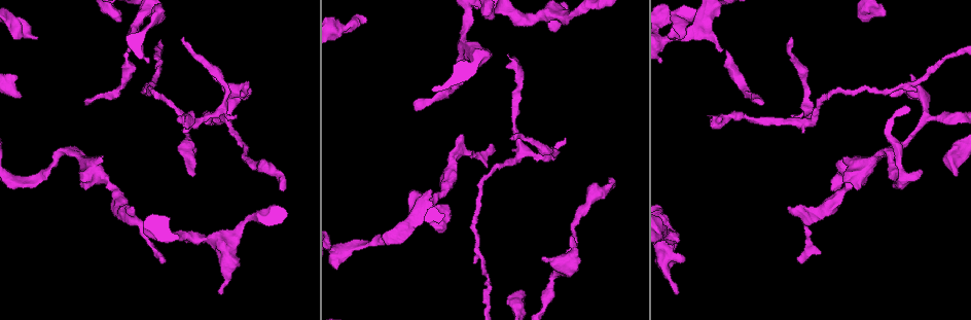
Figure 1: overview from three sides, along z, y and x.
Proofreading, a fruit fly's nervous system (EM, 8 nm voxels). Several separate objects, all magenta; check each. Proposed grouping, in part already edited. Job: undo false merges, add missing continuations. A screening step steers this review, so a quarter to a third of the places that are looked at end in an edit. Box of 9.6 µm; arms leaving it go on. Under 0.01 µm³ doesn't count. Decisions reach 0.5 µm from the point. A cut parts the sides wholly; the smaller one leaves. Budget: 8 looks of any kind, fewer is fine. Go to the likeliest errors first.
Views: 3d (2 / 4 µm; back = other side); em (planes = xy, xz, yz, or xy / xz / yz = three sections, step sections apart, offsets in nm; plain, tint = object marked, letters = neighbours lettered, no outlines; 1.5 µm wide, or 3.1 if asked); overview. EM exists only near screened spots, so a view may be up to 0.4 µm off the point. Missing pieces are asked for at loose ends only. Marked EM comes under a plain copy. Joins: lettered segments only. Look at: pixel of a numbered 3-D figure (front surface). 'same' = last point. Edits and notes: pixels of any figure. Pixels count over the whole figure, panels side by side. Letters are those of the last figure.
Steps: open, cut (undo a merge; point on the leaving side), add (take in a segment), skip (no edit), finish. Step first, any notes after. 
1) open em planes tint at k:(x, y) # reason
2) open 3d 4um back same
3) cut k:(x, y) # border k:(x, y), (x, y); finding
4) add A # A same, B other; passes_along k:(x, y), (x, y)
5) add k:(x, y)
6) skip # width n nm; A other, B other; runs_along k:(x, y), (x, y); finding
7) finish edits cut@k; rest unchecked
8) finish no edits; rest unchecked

open em planes letters at 1:(366, 18) # branch stops here

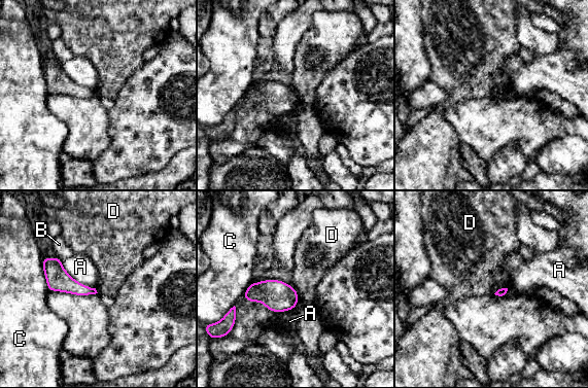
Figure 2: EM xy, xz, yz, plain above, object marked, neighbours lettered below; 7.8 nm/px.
skip # A other, B other, C other, D other; border 2:(507, 287), (502, 287), (493, 293); none of them fits

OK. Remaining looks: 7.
open 3d 2um at 1:(677, 293) # free end

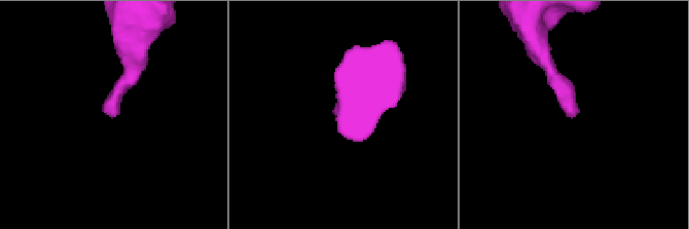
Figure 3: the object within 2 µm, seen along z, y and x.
open em planes tint at 3:(572, 114)

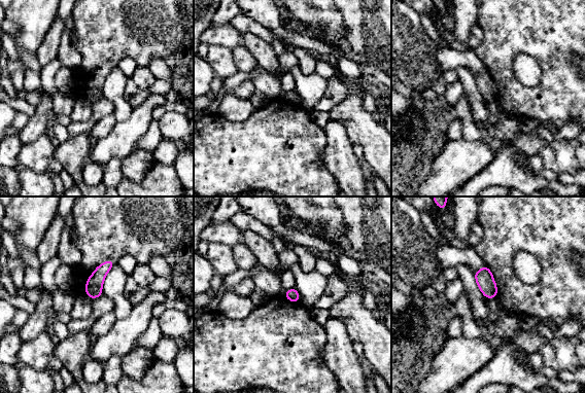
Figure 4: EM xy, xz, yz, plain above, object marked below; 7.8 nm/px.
open em planes letters same

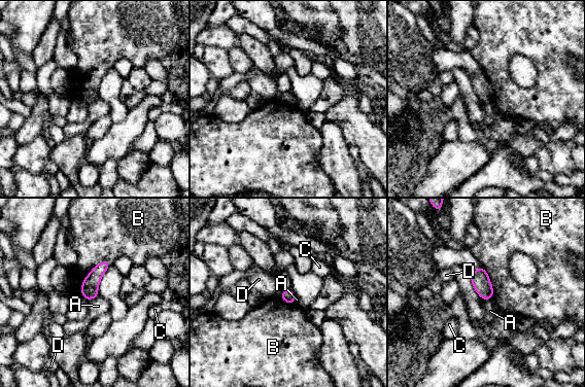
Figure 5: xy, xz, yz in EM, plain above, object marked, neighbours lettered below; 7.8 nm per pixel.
skip # A other, B other, C other, D other; border 5:(98, 294), (88, 302); none of them fits

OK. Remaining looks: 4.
open em planes letters at 1:(792, 38) # tapers out

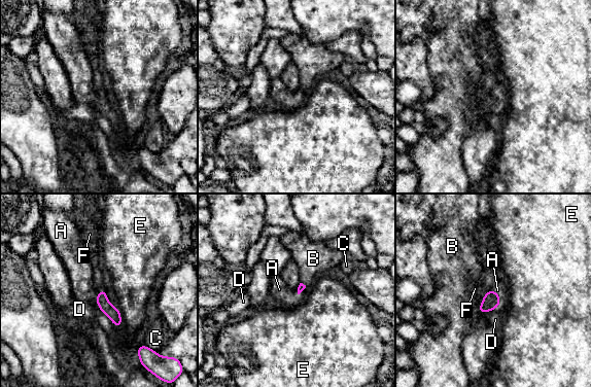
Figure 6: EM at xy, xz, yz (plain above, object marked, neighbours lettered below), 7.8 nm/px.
add A # A same, B other, C other, D other, E other, F other; passes_along 6:(105, 307), (97, 294), (81, 281); the neuron continues

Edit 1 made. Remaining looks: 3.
finish edits add@6; rest unchecked

